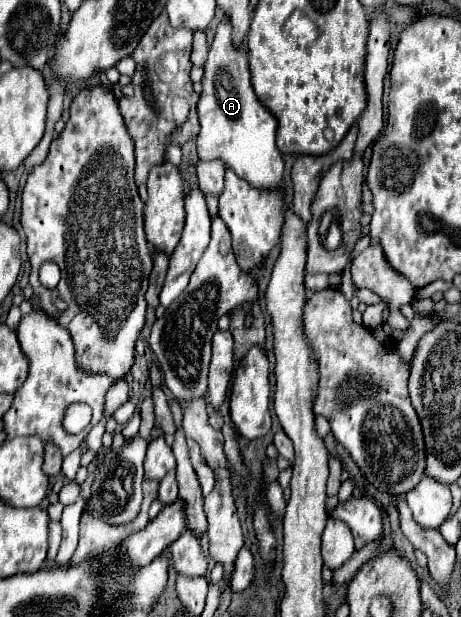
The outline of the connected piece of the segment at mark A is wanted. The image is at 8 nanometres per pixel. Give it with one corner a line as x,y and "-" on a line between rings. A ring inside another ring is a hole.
222,20
204,64
202,94
198,100
198,158
222,160
226,168
234,170
254,188
284,190
284,160
276,148
276,120
258,102
250,84
248,56
232,46
230,30
230,22

